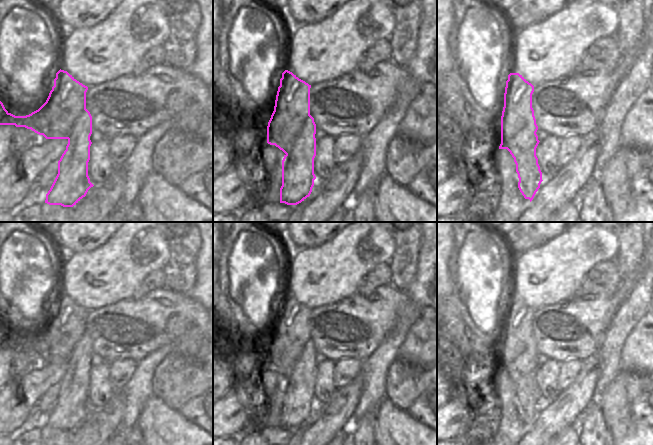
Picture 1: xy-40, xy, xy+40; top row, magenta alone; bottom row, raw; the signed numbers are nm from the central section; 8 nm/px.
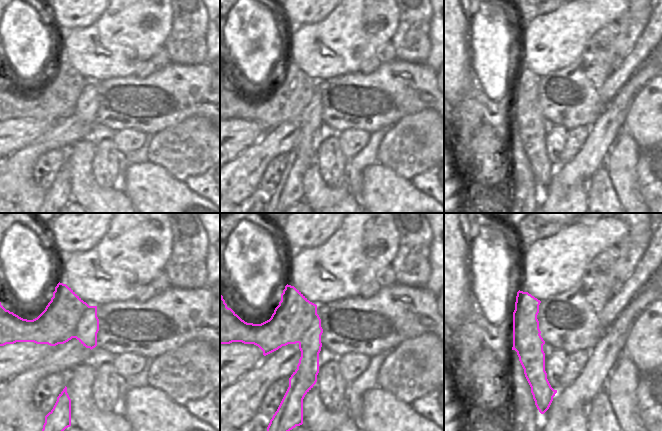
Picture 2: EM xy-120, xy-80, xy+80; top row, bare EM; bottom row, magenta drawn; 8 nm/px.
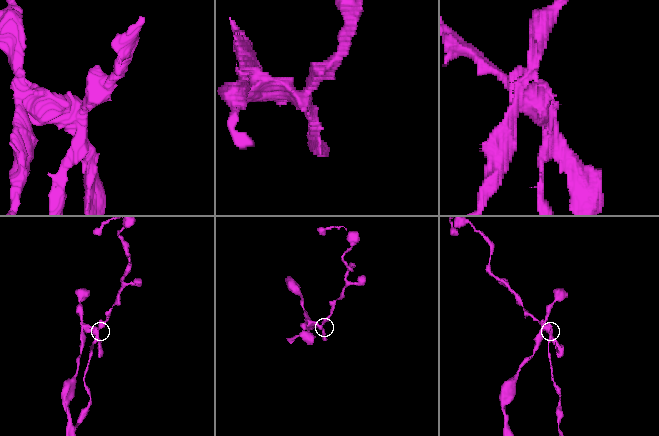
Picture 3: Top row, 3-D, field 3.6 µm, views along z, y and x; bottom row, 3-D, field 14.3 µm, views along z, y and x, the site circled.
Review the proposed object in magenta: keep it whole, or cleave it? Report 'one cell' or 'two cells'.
two cells

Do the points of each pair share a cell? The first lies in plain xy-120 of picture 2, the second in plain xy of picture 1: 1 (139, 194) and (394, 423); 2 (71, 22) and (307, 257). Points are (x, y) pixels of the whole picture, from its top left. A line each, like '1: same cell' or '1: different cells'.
1: same cell
2: different cells

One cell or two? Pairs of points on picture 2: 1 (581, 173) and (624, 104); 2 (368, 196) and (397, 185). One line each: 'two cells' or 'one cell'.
1: one cell
2: one cell

